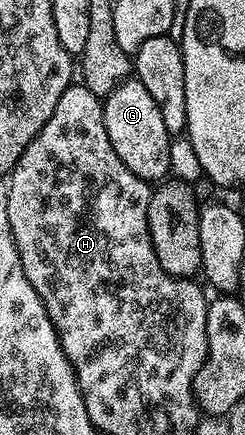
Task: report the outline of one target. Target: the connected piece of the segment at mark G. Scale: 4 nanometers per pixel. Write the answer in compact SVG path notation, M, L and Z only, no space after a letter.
M128 77L102 100L102 104L105 133L109 133L109 141L113 149L117 149L117 157L121 157L121 161L125 161L127 168L137 177L148 181L166 180L167 170L171 167L173 137L165 129L161 109L157 109L157 101L149 97L149 89L145 89L139 79Z

